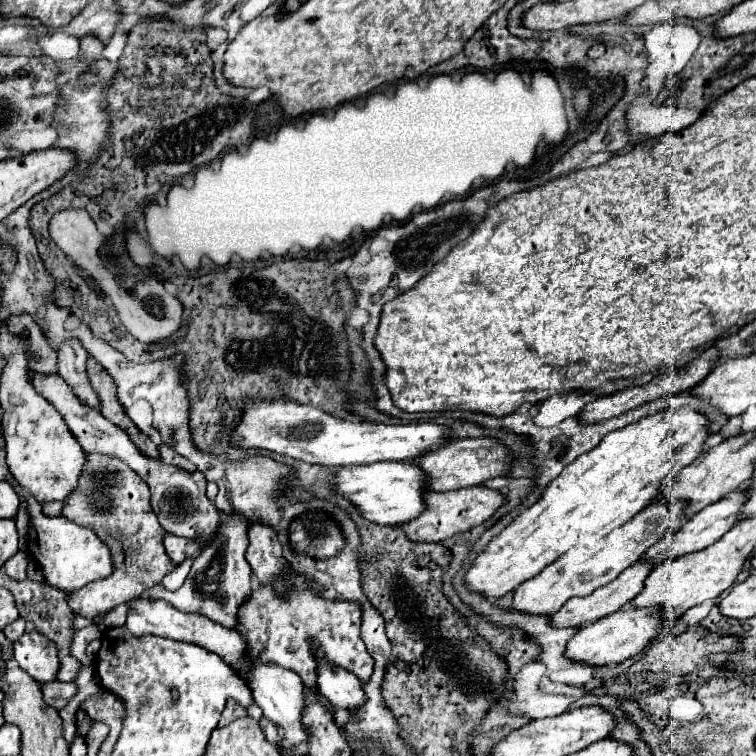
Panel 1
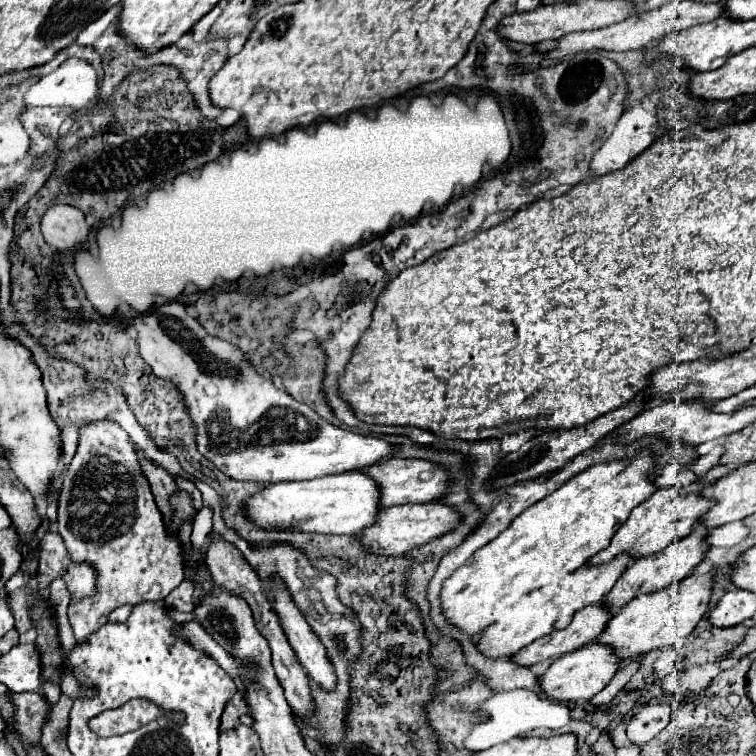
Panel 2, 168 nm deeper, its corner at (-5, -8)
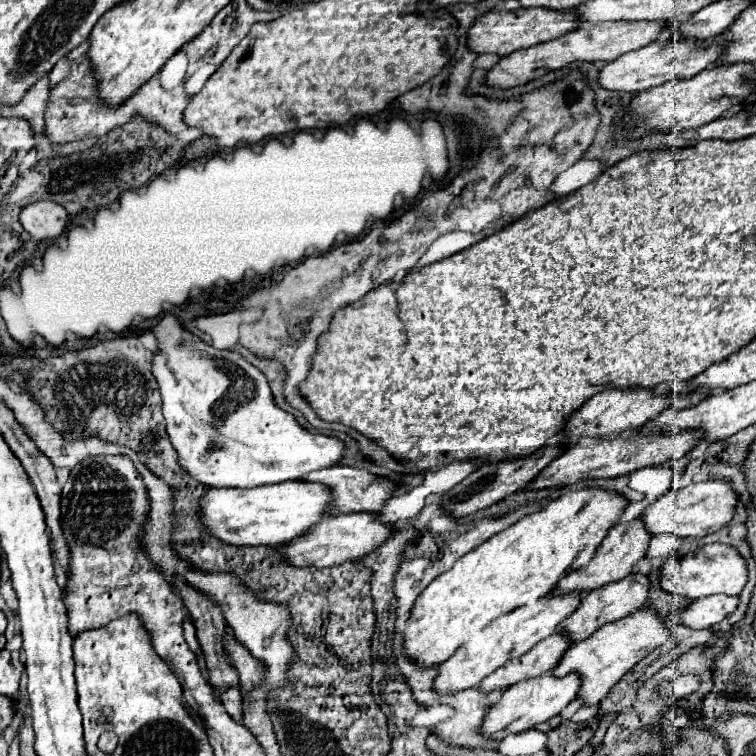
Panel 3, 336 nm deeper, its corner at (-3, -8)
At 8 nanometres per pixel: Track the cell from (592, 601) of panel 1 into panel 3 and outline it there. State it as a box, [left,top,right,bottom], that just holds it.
[478,632,570,692]

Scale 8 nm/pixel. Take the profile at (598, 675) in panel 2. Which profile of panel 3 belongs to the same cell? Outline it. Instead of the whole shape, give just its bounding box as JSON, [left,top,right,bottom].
[480,672,580,742]

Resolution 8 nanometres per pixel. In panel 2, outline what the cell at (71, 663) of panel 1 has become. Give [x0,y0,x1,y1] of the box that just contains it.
[37,681,61,705]

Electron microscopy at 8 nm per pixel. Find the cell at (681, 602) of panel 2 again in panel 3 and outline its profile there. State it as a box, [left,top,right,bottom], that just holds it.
[554,608,670,706]

